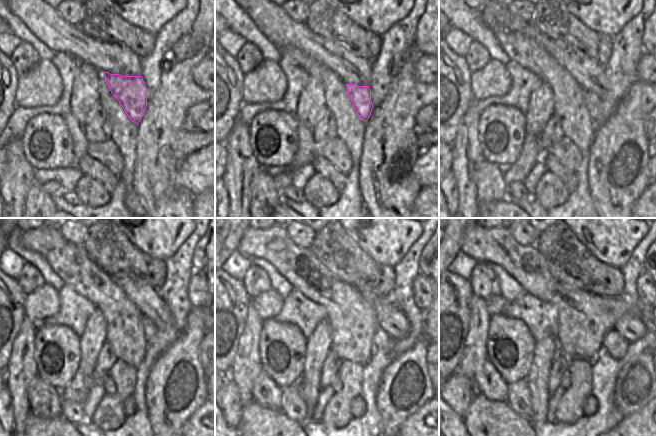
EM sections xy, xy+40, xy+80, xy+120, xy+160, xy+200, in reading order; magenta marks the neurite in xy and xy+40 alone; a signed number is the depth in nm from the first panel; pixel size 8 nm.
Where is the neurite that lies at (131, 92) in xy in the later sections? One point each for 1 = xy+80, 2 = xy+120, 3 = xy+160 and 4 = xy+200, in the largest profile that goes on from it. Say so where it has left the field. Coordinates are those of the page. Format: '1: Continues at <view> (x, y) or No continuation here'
1: Continues at xy+80 (592, 101)
2: Continues at xy+120 (149, 329)
3: Continues at xy+160 (381, 339)
4: Continues at xy+200 (613, 342)

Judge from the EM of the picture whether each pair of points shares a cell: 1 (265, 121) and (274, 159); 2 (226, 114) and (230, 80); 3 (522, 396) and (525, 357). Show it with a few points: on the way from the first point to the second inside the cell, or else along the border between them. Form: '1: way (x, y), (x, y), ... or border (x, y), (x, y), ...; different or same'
1: way (276, 127), (281, 135), (280, 148); same
2: way (228, 106), (230, 88); same
3: border (524, 379), (518, 379), (509, 384); different

